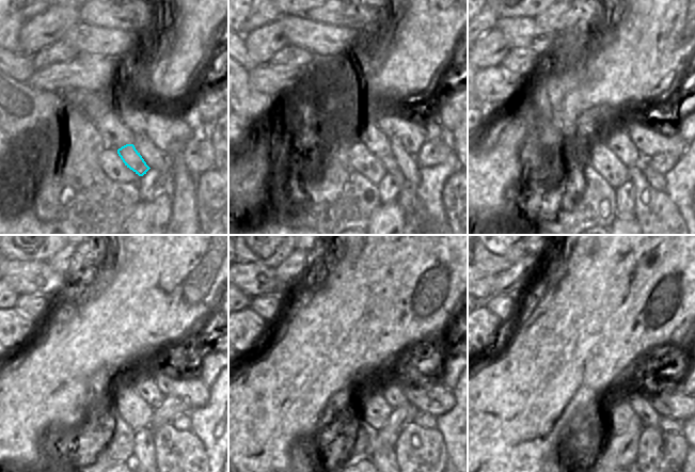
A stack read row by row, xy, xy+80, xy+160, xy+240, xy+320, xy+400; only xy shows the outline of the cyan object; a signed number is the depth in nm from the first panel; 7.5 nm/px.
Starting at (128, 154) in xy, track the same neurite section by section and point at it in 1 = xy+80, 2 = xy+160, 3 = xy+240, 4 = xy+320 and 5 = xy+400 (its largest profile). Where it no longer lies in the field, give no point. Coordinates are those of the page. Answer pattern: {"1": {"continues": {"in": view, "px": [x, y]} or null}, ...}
{"1": {"continues": {"in": "xy+80", "px": [414, 211]}}, "2": {"continues": {"in": "xy+160", "px": [654, 211]}}, "3": {"continues": {"in": "xy+240", "px": [177, 452]}}, "4": {"continues": {"in": "xy+320", "px": [420, 452]}}, "5": {"continues": {"in": "xy+400", "px": [659, 452]}}}

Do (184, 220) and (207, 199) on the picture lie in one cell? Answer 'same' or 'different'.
different

